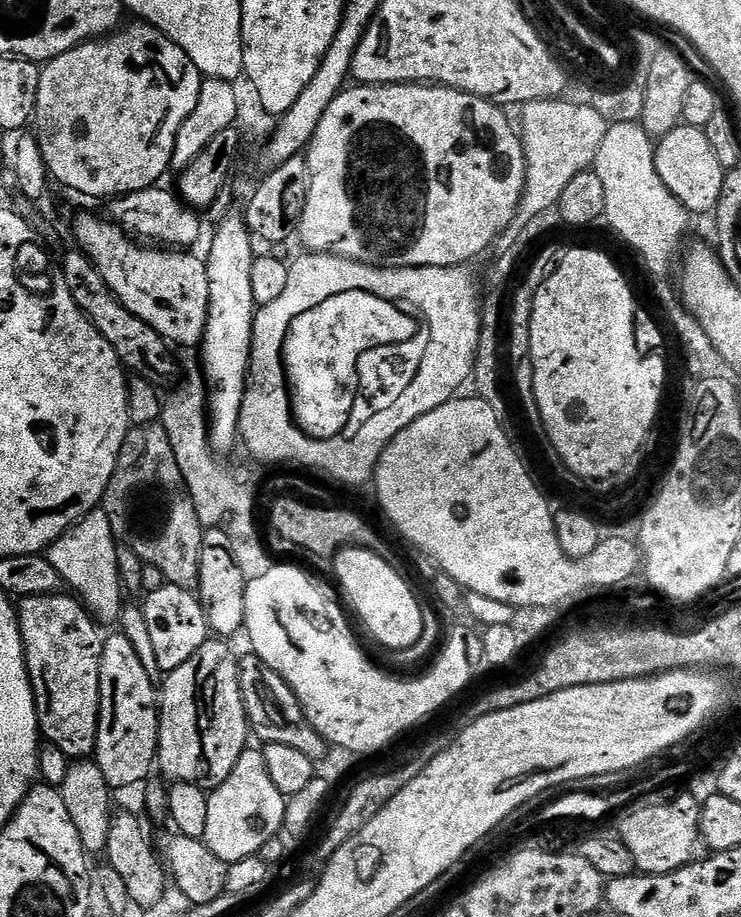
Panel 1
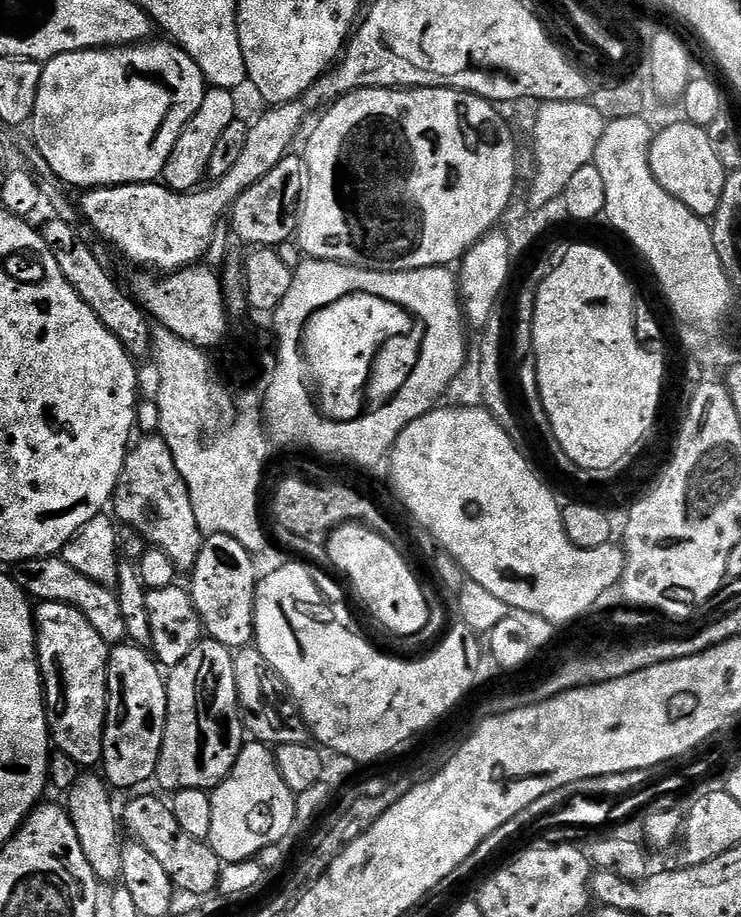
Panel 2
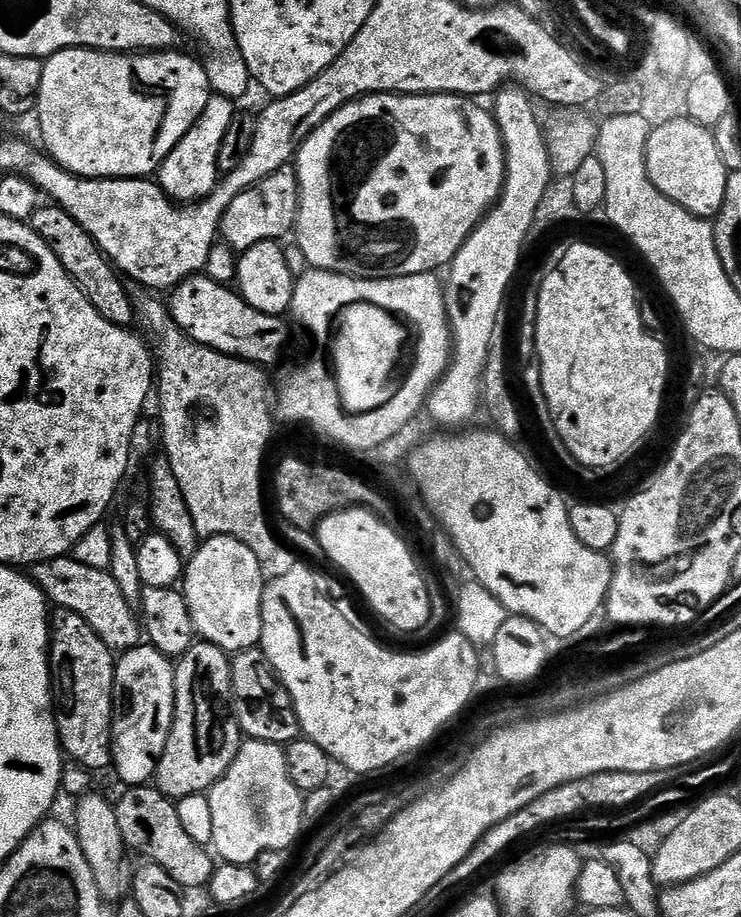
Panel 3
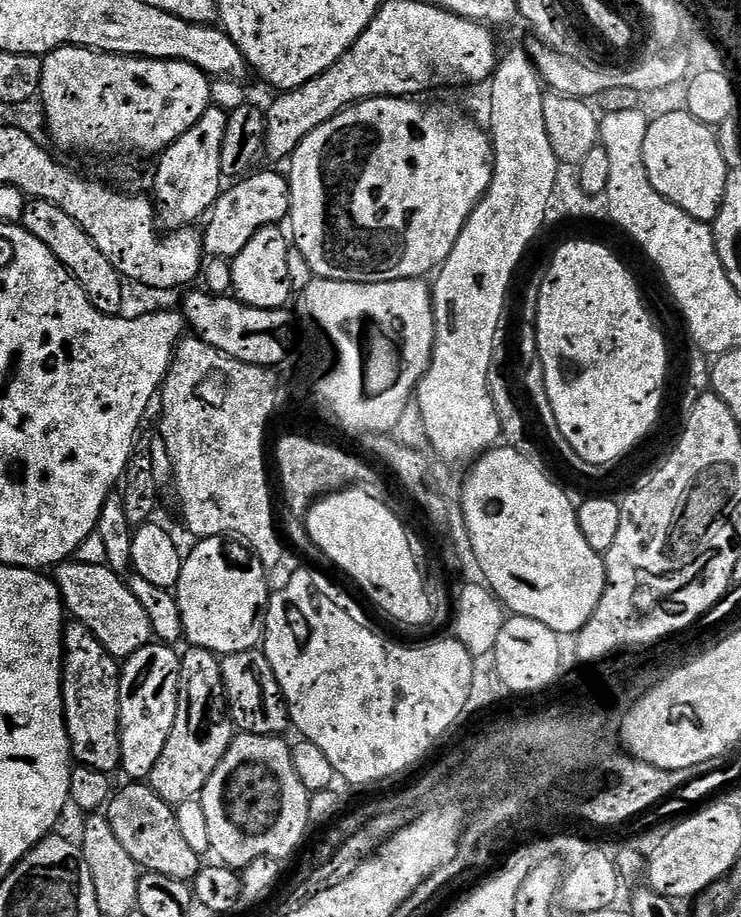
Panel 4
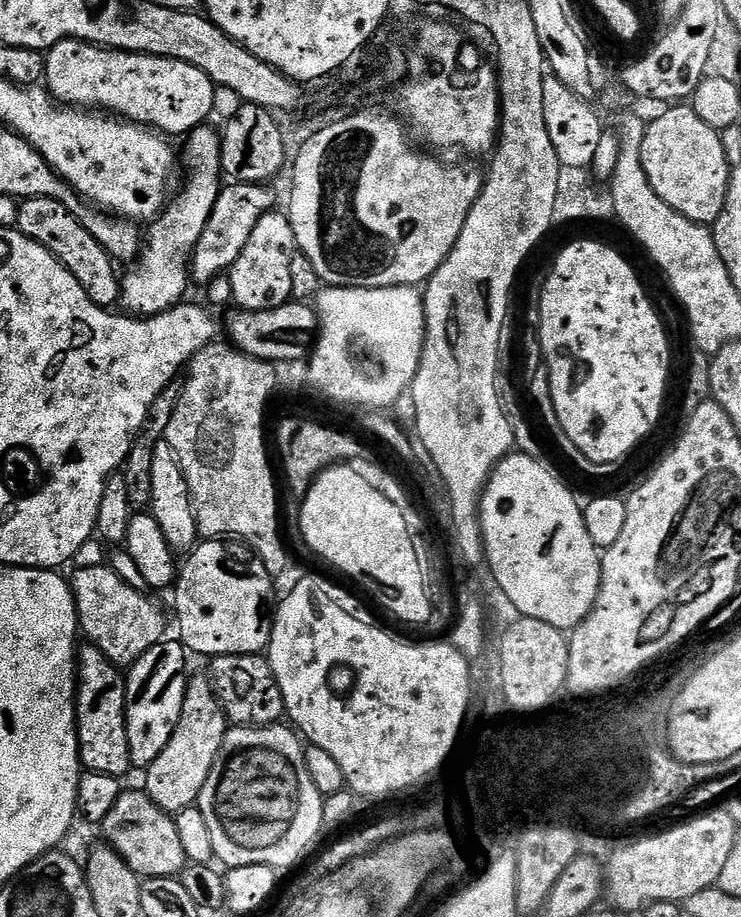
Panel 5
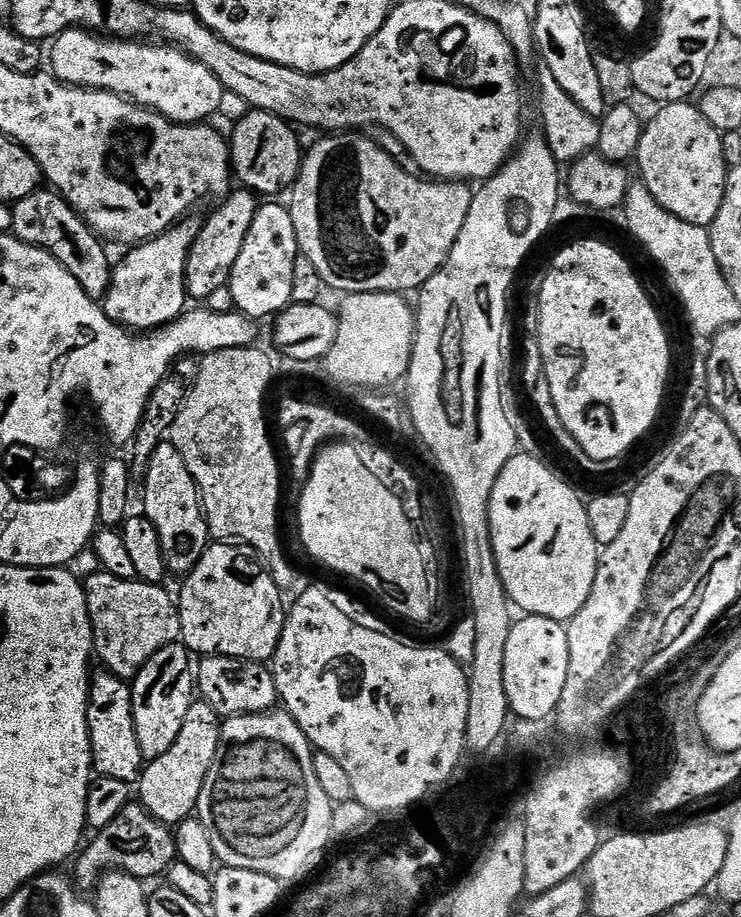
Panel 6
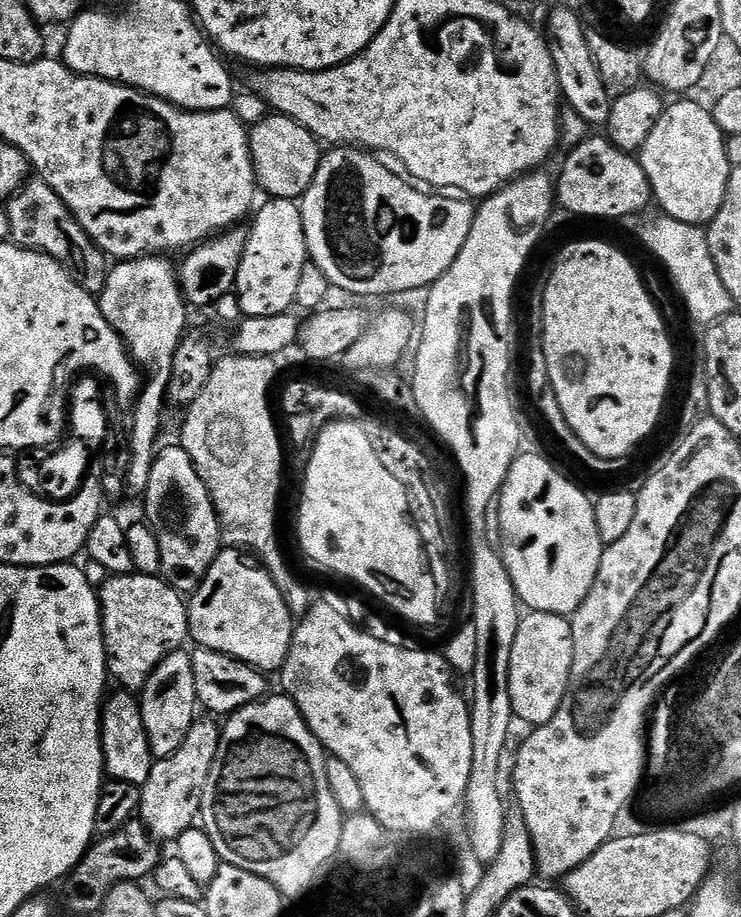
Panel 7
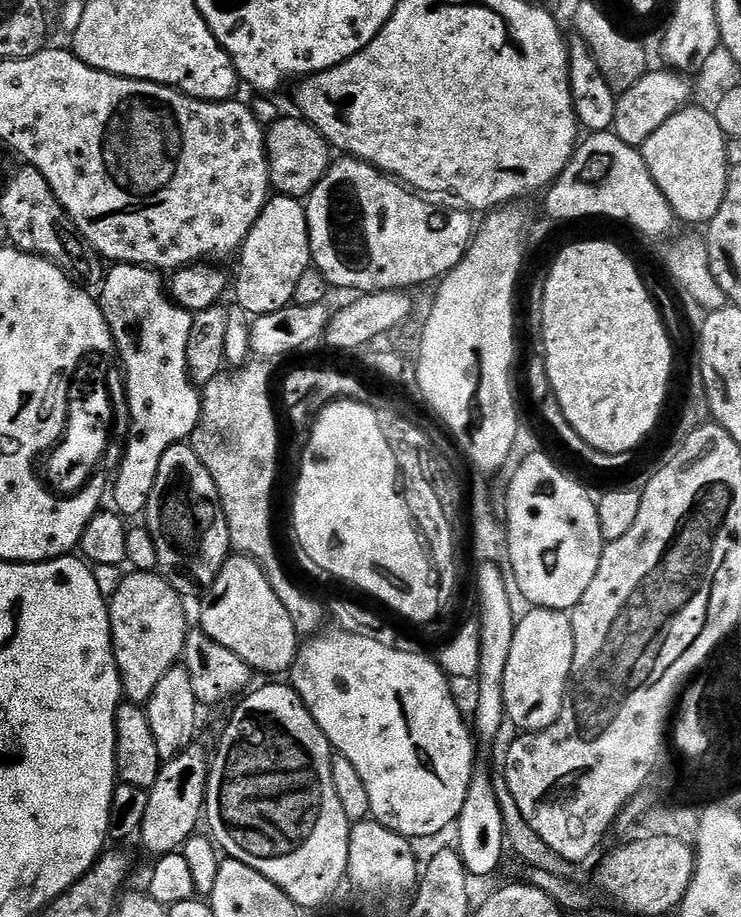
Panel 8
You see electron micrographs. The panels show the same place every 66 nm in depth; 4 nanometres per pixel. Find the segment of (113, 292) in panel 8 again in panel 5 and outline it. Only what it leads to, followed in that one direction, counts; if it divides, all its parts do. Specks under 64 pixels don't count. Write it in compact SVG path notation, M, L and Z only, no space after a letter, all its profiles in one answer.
M205 122L194 131L187 133L182 148L182 172L185 172L184 185L180 193L173 195L165 204L163 212L151 221L149 232L146 232L146 243L138 257L138 262L122 276L120 286L120 304L131 315L137 318L156 316L160 312L170 310L185 299L184 291L190 285L190 265L192 254L198 246L198 238L202 238L202 230L206 230L206 222L210 222L210 214L214 214L214 202L218 202L218 194L222 187L222 169L220 166L221 133Z

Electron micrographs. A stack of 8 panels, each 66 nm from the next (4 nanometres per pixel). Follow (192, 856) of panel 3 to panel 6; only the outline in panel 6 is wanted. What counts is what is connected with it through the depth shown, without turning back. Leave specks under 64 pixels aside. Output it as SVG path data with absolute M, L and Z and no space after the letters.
M129 802L110 826L99 829L92 841L87 841L86 847L75 857L76 876L74 883L77 889L95 889L96 881L102 870L115 870L117 872L129 872L131 876L148 882L151 876L163 877L170 865L175 864L176 837L169 825L158 822L144 809L139 802Z

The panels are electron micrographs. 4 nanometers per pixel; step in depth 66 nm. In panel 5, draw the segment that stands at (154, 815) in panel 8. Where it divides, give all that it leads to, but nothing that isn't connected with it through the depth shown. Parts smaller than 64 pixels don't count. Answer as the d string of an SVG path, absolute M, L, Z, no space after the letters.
M193 675L182 702L182 718L178 718L178 726L166 750L162 750L162 754L158 754L158 758L154 758L152 765L143 773L143 791L163 812L175 814L199 801L202 786L206 786L206 778L210 778L210 770L229 727L230 721L212 689L211 679L207 675Z

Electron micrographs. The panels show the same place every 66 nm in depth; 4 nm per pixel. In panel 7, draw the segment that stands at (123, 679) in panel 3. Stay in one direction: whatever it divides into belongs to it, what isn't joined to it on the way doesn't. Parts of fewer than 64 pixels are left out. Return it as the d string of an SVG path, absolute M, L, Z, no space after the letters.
M181 650L171 652L150 674L146 686L138 693L142 722L146 724L146 734L150 740L150 750L156 760L166 758L182 746L186 734L190 734L193 724L198 719L198 705L194 690L194 666L191 655Z

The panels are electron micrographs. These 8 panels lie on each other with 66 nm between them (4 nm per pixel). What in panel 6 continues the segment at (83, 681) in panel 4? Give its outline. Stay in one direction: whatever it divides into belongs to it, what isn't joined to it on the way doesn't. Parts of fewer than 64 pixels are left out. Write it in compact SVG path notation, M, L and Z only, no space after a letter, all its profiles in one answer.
M100 670L91 677L88 685L88 729L92 747L92 766L97 777L118 778L118 782L135 785L141 772L146 767L142 750L138 746L138 734L134 731L134 714L132 713L132 685L113 672Z

